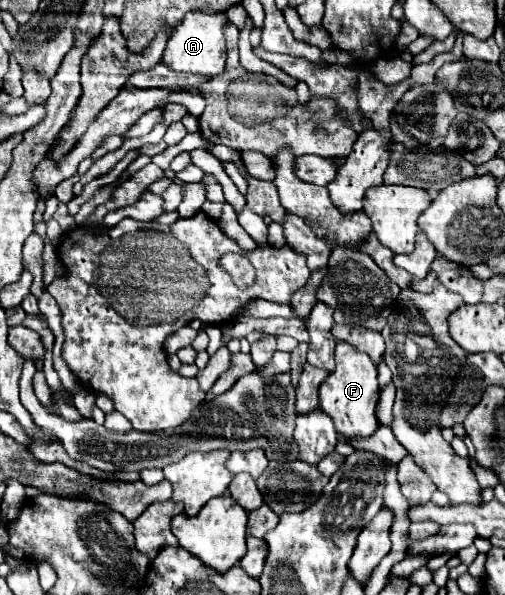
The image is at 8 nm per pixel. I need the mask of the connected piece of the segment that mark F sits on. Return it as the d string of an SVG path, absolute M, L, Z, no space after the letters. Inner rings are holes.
M338 342L336 370L328 374L328 378L320 384L320 410L332 418L334 428L342 440L368 438L378 428L378 418L374 414L376 402L378 402L376 364L366 354L360 354L358 350L344 346L344 342Z

